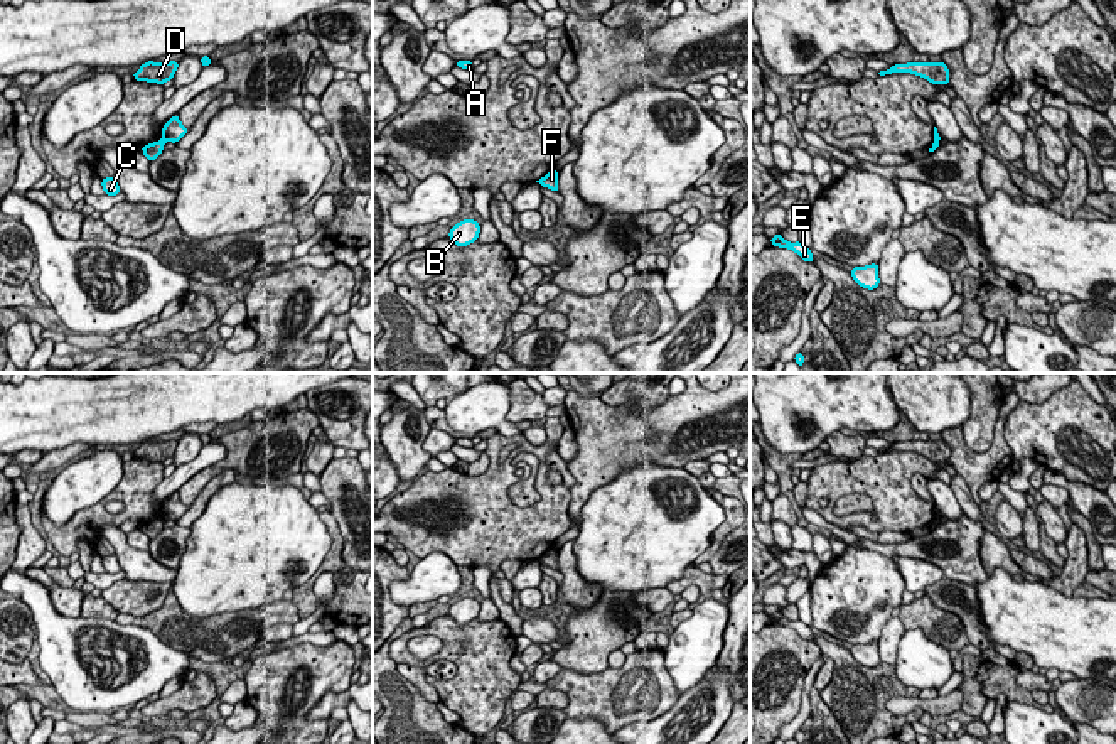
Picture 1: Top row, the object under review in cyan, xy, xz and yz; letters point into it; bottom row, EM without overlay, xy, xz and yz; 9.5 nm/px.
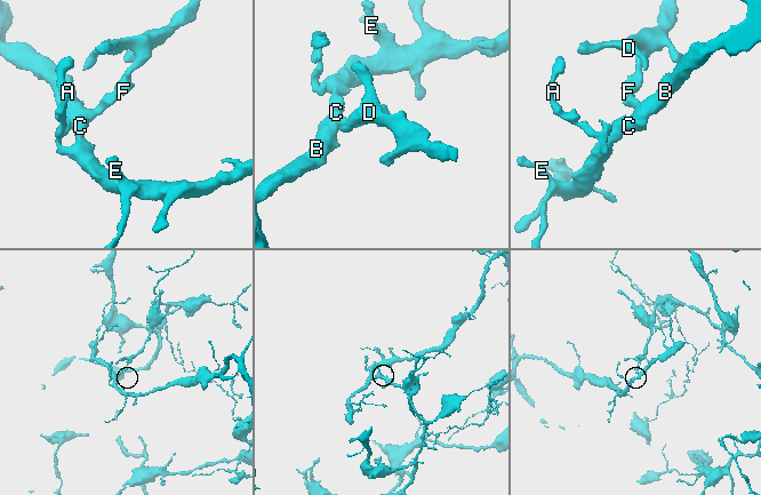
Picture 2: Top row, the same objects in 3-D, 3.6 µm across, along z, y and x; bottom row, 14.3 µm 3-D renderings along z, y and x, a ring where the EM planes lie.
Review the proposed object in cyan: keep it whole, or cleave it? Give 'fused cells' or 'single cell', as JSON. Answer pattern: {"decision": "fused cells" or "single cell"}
{"decision": "fused cells"}

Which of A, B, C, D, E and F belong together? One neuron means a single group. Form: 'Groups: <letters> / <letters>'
Groups: A B C E / D F

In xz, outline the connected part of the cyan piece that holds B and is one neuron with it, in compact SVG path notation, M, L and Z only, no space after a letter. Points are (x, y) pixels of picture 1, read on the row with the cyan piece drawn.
M464 219L457 223L450 231L448 238L460 248L477 241L480 233L480 224L474 219Z

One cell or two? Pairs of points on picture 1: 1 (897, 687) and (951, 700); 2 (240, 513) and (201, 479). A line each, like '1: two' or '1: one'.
1: two
2: two

